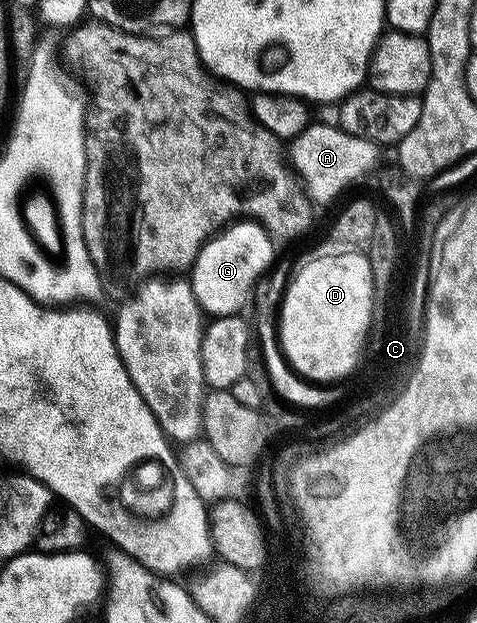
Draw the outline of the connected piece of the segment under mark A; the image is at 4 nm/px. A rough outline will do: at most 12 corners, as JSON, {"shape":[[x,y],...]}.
{"shape":[[310,123],[287,160],[314,205],[377,164],[378,145]]}

